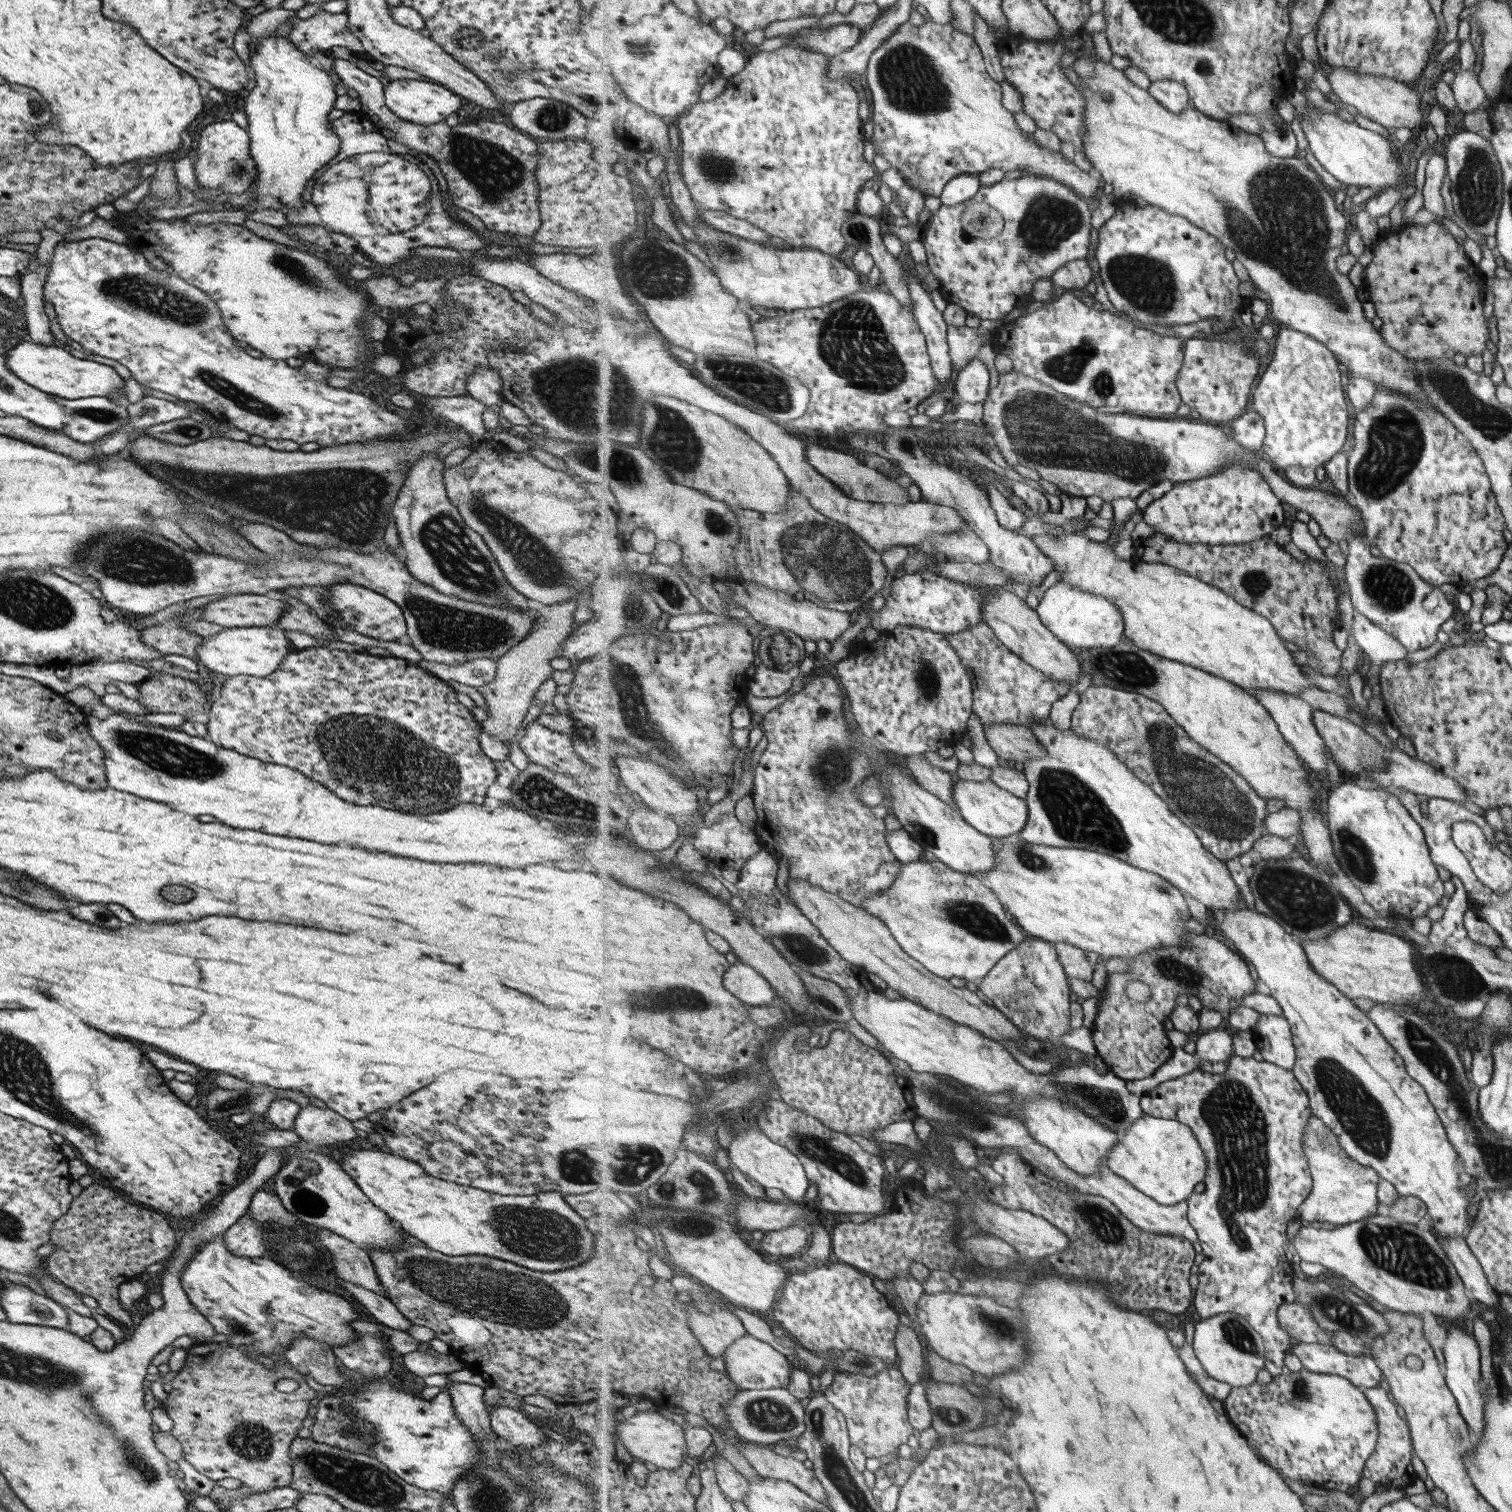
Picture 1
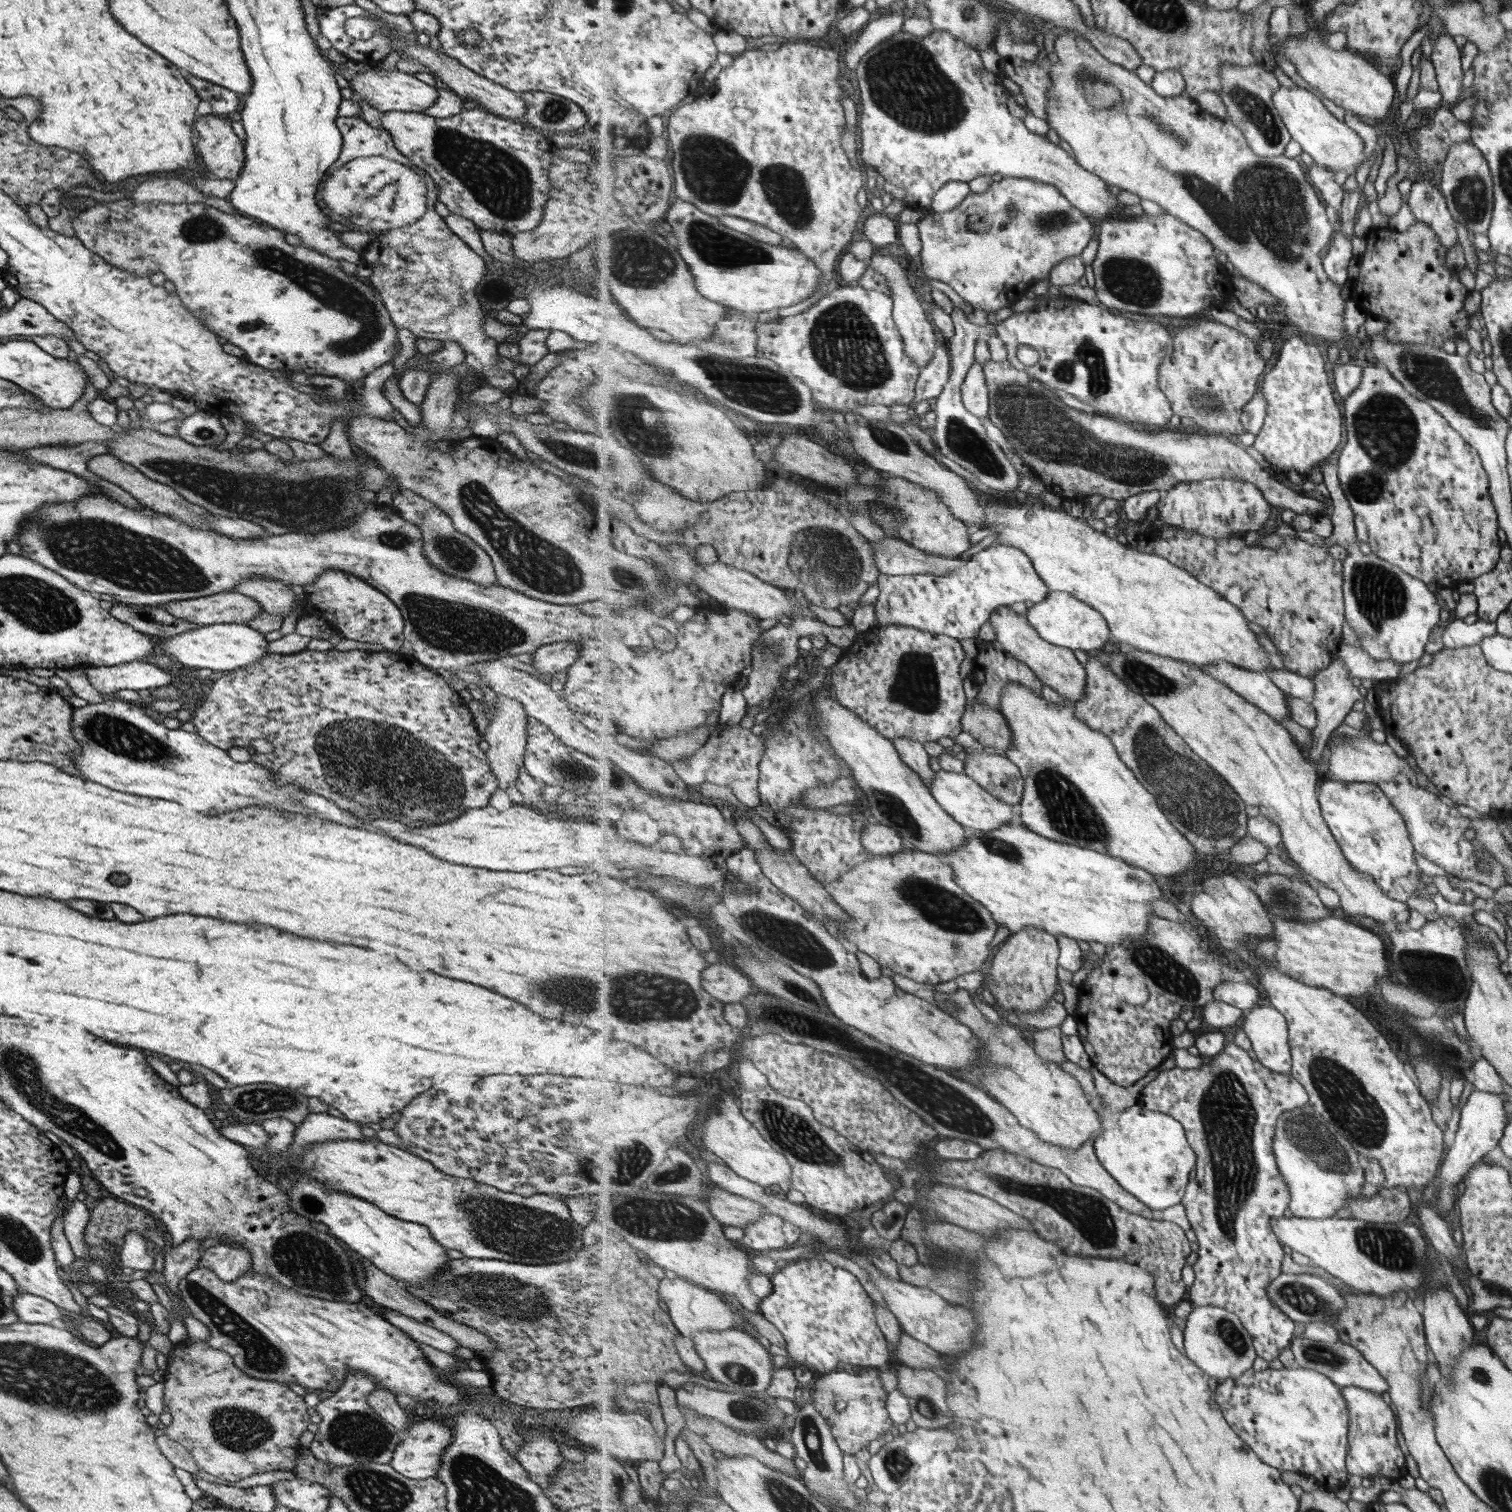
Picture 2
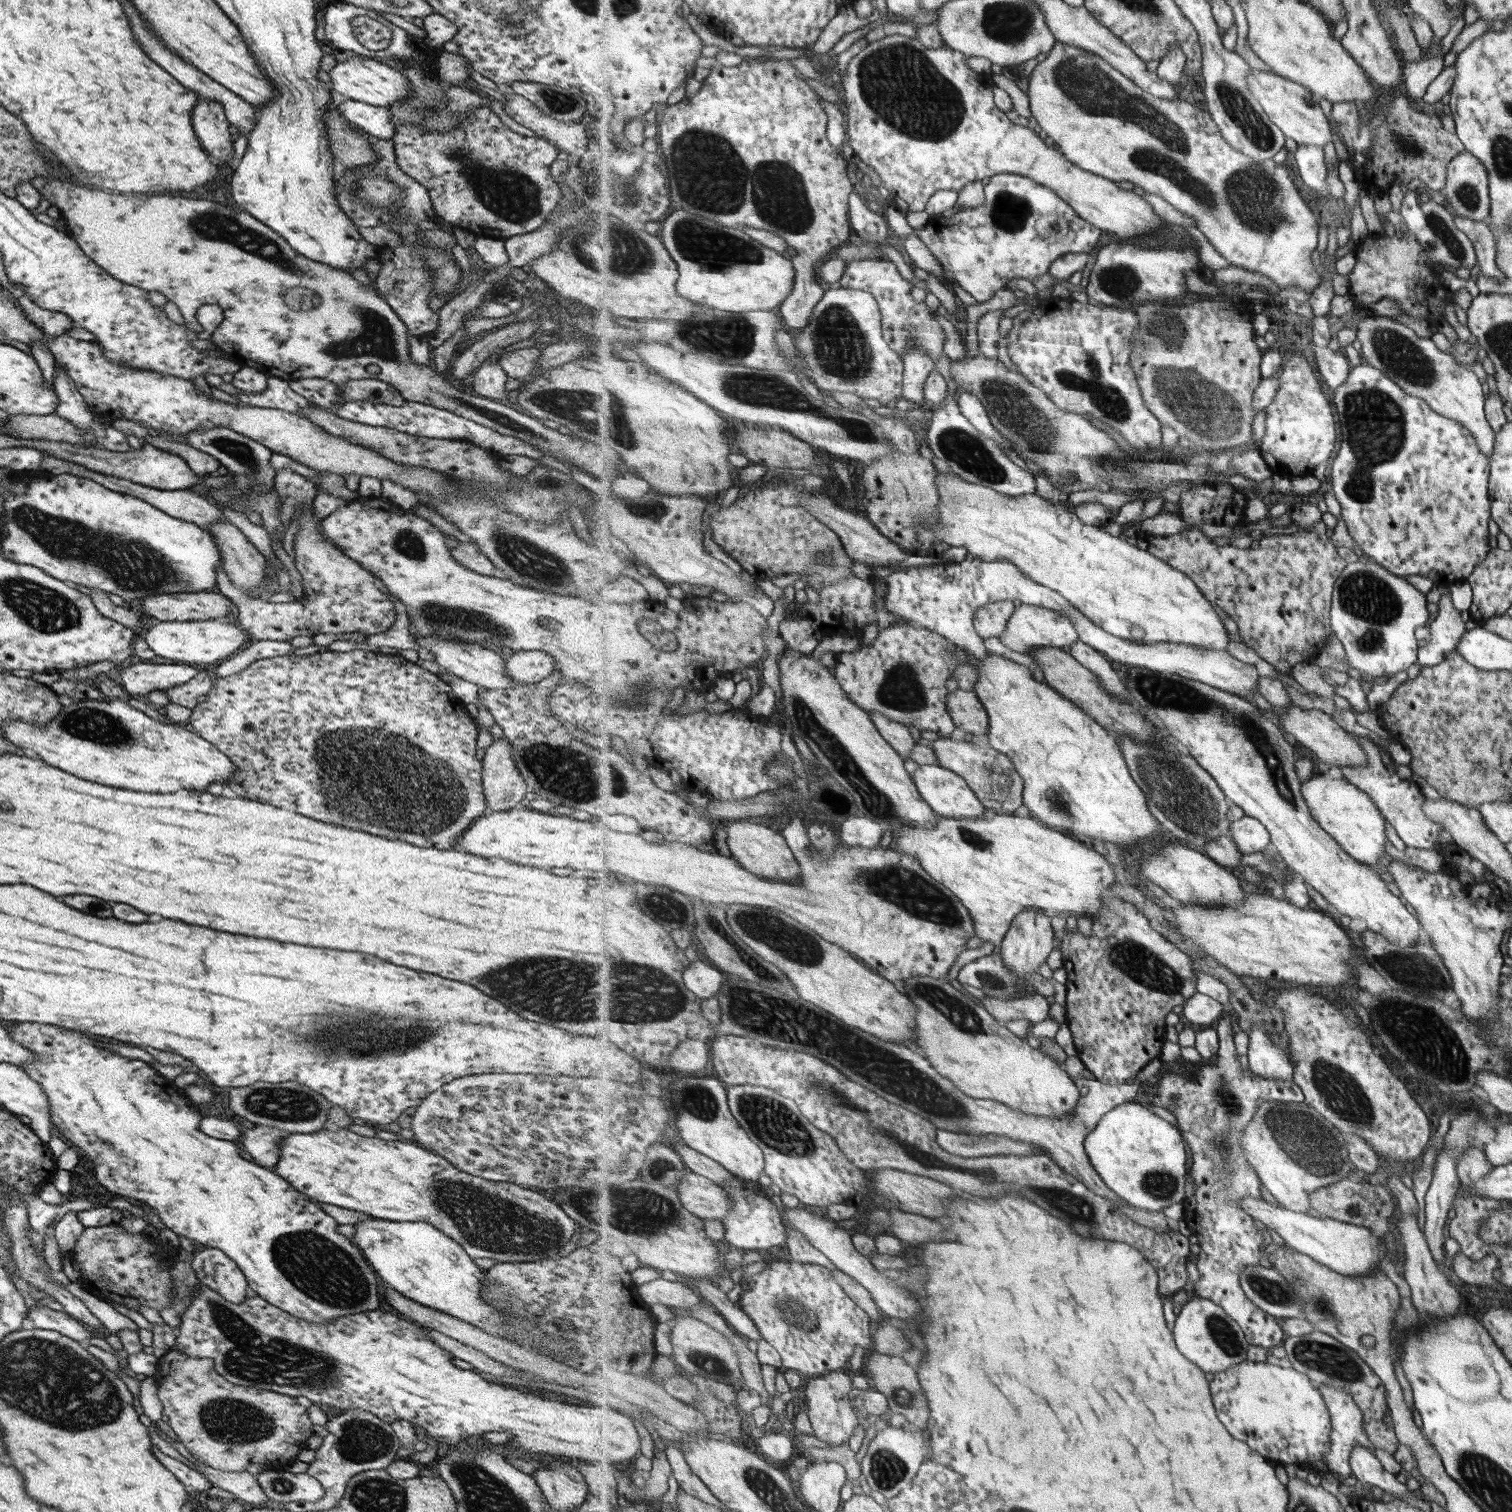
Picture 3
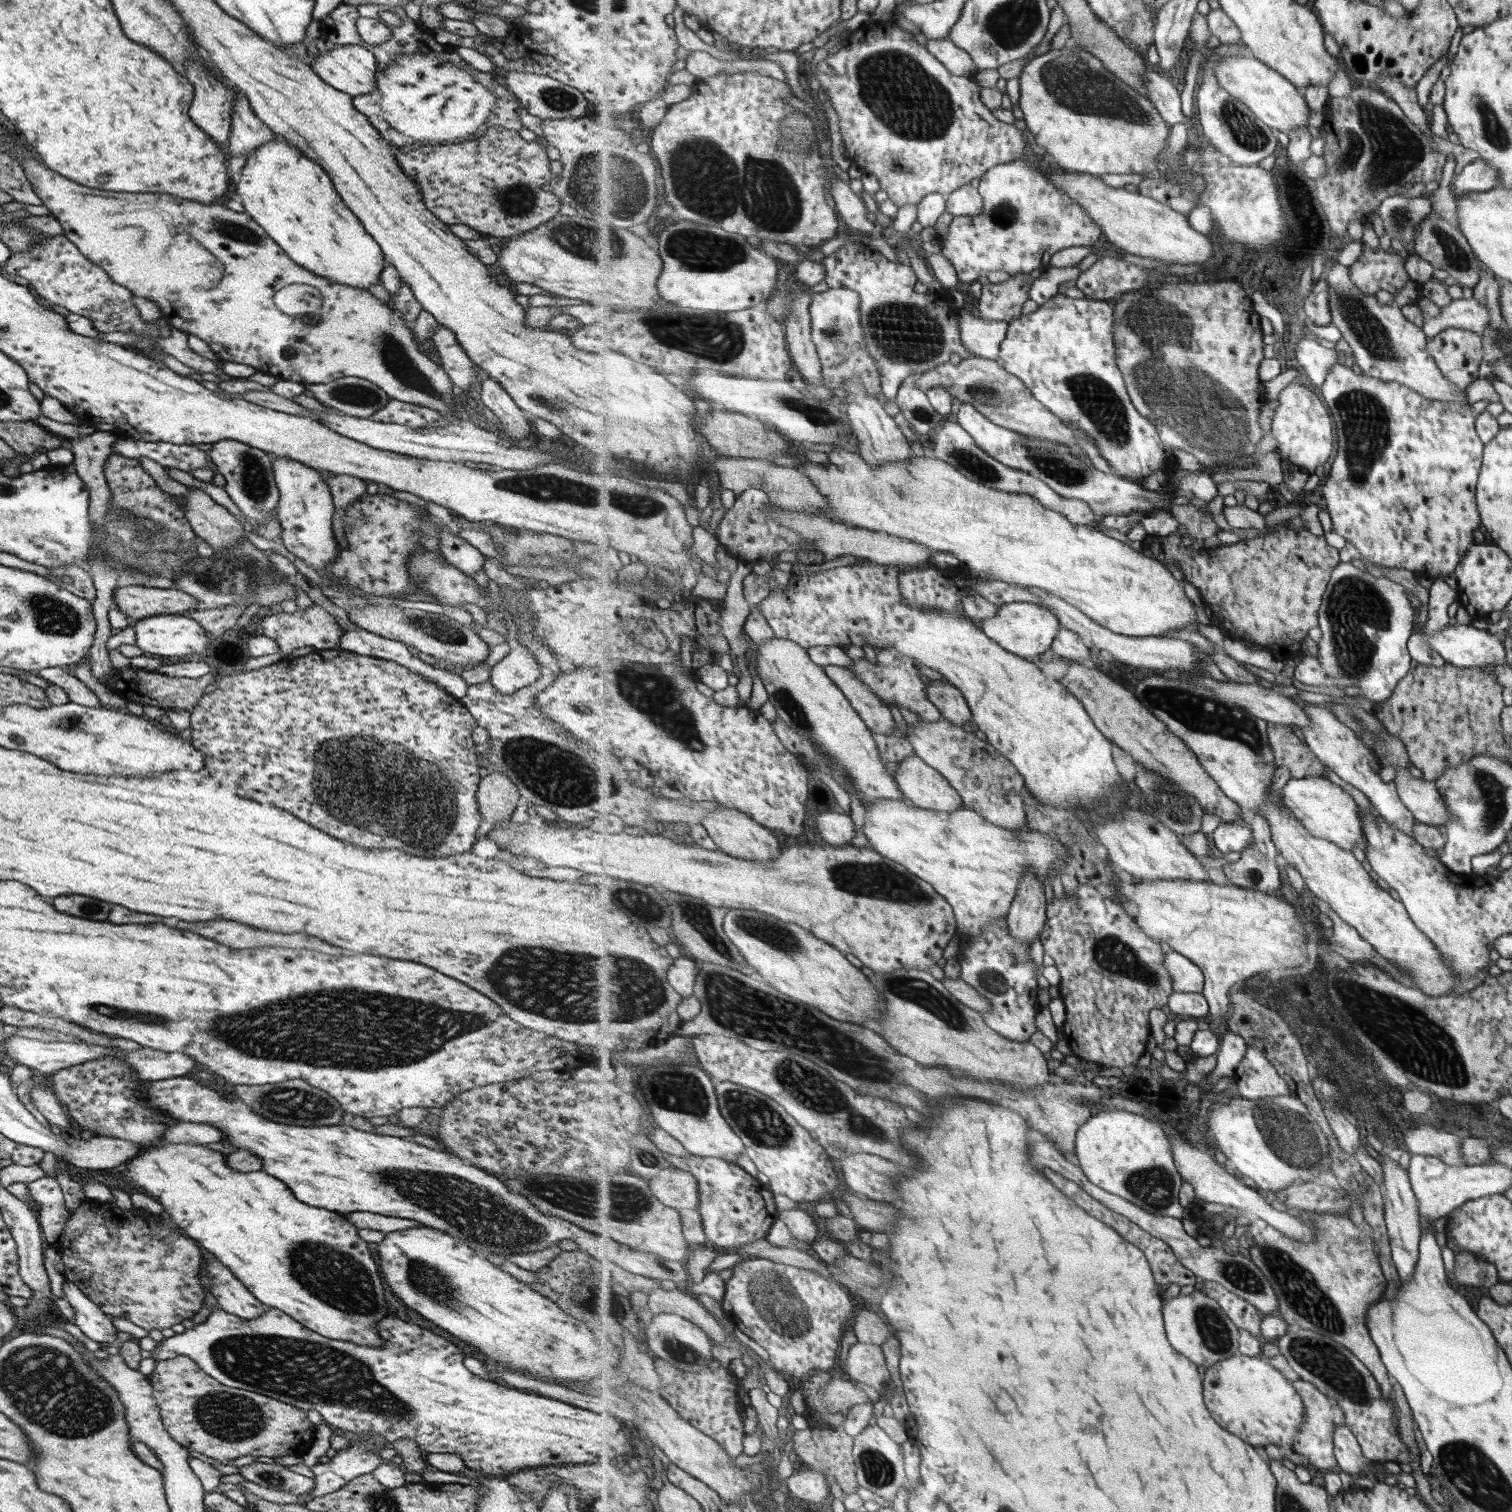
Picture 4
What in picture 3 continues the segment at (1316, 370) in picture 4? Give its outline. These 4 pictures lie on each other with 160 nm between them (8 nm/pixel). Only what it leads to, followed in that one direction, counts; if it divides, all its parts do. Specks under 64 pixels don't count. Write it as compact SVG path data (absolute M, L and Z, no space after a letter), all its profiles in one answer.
M1313 346L1313 352L1315 362L1319 367L1321 376L1324 378L1324 382L1332 389L1339 388L1342 384L1345 384L1345 381L1350 377L1352 365L1345 357L1344 352L1341 349L1335 351L1328 347L1319 346Z

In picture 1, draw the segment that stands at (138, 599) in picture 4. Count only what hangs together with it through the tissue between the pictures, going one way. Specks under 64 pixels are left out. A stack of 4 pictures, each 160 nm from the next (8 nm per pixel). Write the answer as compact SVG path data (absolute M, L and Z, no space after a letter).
M231 594L199 608L199 619L219 624L225 629L234 627L269 627L275 625L287 603L271 600L265 595Z

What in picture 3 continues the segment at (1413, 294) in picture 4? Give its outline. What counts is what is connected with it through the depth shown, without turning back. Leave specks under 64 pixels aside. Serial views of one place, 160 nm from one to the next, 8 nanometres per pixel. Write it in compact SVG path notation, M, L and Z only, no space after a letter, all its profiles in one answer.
M1367 315L1366 319L1355 323L1357 326L1357 340L1361 342L1361 359L1369 365L1379 367L1386 375L1389 375L1407 394L1413 394L1421 398L1429 404L1432 410L1442 414L1445 418L1454 419L1461 426L1473 435L1478 449L1488 457L1492 455L1494 450L1495 434L1488 423L1485 413L1485 401L1482 398L1481 382L1476 374L1469 368L1461 366L1456 363L1456 360L1443 350L1439 350L1435 346L1435 342L1431 337L1421 338L1417 336L1409 326L1397 323L1391 317L1377 316L1370 317Z

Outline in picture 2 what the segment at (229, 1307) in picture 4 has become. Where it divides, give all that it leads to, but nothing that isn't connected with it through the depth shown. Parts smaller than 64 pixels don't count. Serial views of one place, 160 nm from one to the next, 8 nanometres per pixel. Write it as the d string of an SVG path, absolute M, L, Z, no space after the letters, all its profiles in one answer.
M219 1242L206 1248L196 1267L212 1270L223 1282L234 1281L240 1274L250 1270L251 1255L239 1245Z

